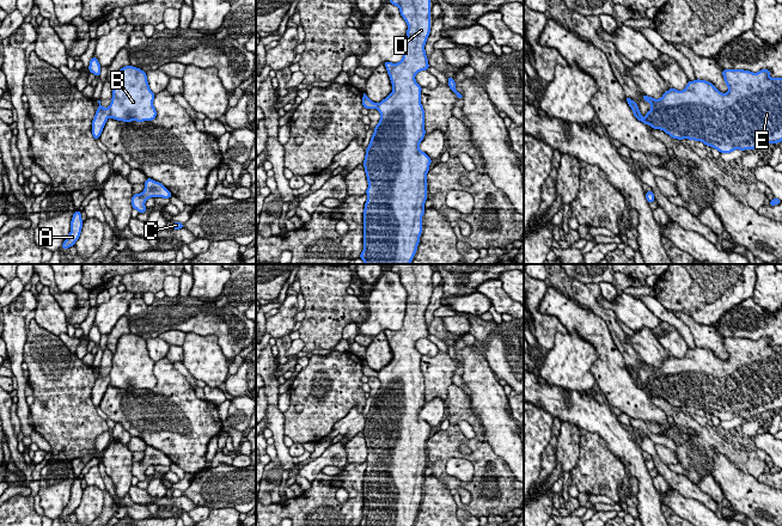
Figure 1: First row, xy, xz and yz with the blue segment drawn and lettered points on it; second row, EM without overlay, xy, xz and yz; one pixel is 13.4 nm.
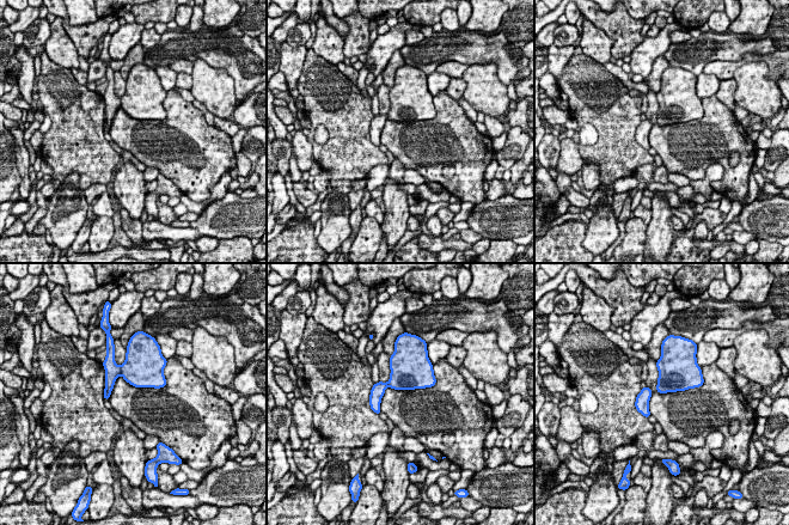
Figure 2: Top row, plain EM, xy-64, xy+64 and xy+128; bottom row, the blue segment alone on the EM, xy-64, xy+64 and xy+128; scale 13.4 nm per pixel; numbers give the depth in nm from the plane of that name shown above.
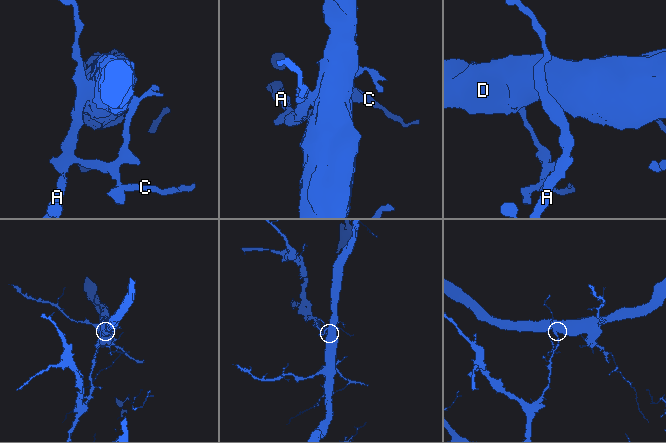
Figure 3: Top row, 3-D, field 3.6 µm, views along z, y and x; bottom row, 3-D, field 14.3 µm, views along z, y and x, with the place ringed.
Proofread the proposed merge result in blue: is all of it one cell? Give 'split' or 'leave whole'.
split

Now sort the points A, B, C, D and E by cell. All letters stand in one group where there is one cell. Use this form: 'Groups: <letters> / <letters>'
Groups: A C / B D E

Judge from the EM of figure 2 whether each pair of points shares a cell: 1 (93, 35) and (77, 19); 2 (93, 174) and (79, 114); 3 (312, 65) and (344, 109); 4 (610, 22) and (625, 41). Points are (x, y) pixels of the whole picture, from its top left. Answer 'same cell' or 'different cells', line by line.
1: different cells
2: same cell
3: same cell
4: same cell

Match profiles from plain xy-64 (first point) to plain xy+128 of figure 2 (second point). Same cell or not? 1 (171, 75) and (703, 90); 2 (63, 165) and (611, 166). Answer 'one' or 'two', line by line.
1: one
2: one

